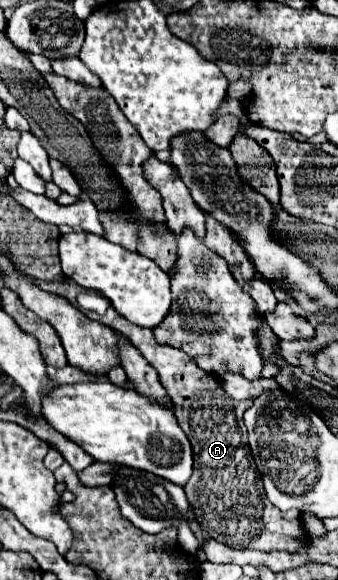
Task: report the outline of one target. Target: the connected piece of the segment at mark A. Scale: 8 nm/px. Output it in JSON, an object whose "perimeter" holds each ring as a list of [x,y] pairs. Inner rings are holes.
{"perimeter":[[[131,324],[131,334],[125,336],[157,370],[159,380],[167,388],[173,402],[177,422],[191,442],[195,464],[193,474],[183,488],[191,508],[195,510],[195,520],[201,524],[205,534],[231,548],[295,552],[305,546],[307,534],[301,520],[283,518],[283,512],[265,498],[261,474],[257,466],[253,466],[243,424],[243,412],[253,404],[253,400],[233,400],[213,374],[201,370],[185,352],[159,344],[151,330],[147,330],[145,338],[145,328],[141,328],[139,334],[139,328]]]}

